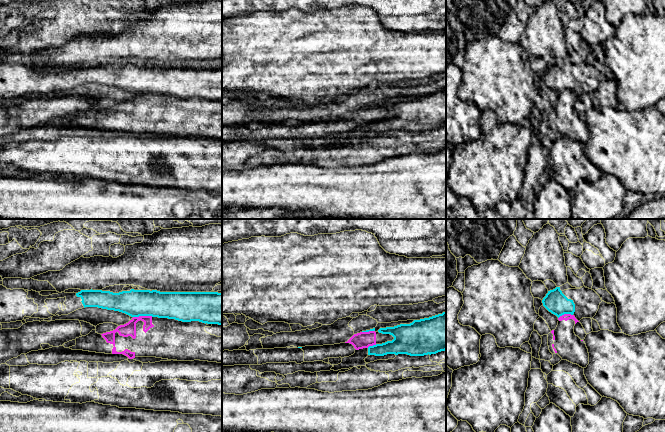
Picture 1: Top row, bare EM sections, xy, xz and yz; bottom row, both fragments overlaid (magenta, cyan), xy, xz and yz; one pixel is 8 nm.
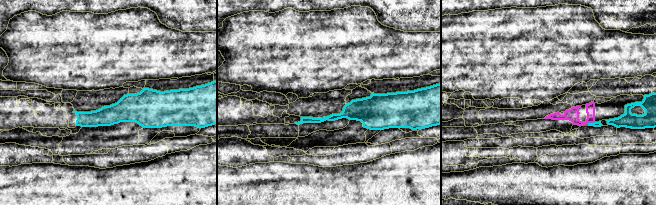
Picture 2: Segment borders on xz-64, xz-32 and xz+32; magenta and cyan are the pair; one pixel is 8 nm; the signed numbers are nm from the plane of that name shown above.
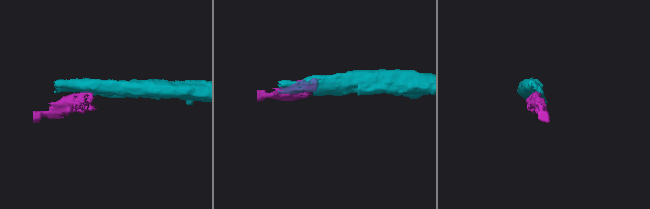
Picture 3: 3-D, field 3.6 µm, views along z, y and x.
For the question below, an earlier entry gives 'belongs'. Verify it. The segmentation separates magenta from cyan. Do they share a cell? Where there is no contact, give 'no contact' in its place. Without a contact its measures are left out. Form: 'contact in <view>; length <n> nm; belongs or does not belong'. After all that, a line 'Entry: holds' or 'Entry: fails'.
contact in xy; length 160 nm; does not belong
Entry: fails

